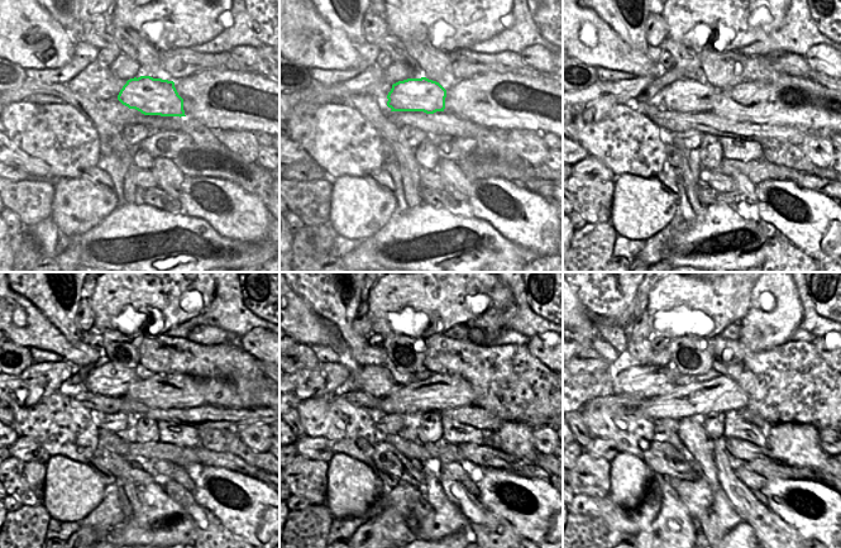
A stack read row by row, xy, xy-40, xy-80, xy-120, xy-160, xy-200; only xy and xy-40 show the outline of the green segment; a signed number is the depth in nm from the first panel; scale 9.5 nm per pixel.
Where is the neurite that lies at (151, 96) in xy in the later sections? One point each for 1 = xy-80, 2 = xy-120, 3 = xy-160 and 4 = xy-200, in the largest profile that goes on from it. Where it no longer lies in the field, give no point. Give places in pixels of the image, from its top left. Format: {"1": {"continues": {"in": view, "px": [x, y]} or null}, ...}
{"1": {"continues": {"in": "xy-80", "px": [682, 95]}}, "2": {"continues": {"in": "xy-120", "px": [113, 380]}}, "3": {"continues": {"in": "xy-160", "px": [378, 380]}}, "4": {"continues": {"in": "xy-200", "px": [645, 381]}}}

